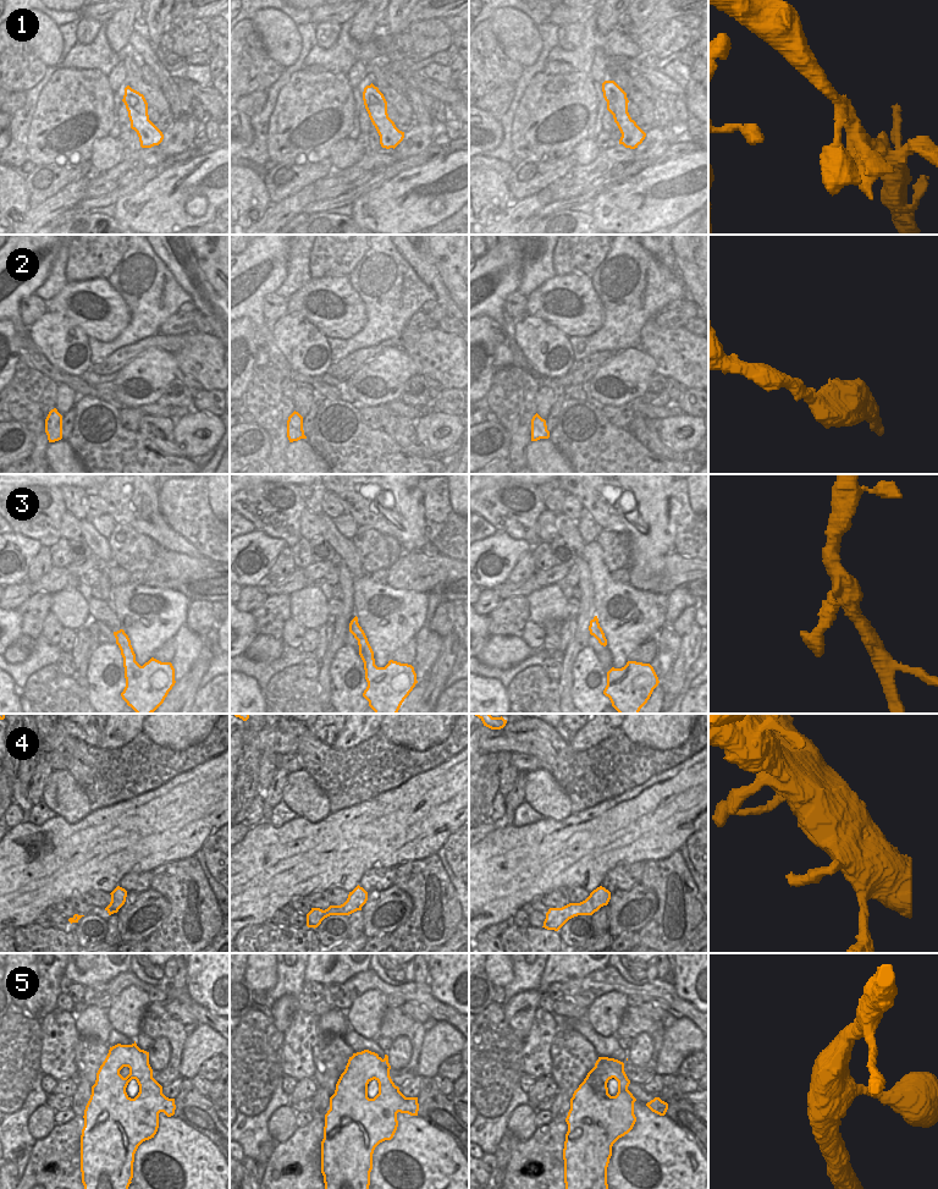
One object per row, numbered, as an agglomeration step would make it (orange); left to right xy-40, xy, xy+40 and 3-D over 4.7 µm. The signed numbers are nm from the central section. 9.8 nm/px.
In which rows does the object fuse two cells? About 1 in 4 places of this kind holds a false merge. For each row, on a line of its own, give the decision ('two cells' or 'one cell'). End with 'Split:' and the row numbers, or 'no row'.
1: one cell
2: one cell
3: one cell
4: one cell
5: one cell
Split: no row

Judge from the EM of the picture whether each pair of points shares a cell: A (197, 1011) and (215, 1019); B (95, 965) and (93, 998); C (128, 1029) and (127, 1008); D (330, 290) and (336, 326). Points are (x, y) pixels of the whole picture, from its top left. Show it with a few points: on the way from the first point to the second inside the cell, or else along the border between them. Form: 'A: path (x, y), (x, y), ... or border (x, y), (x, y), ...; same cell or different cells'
A: path (202, 1014), (210, 1018); same cell
B: border (121, 973), (104, 983), (92, 983), (84, 986); different cells
C: path (128, 1024), (127, 1013); same cell
D: path (341, 296), (348, 303), (347, 312), (343, 315); same cell

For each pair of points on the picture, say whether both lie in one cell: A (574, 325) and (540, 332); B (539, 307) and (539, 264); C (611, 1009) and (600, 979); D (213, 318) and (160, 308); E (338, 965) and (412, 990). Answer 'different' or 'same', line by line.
A: different
B: different
C: different
D: different
E: different

